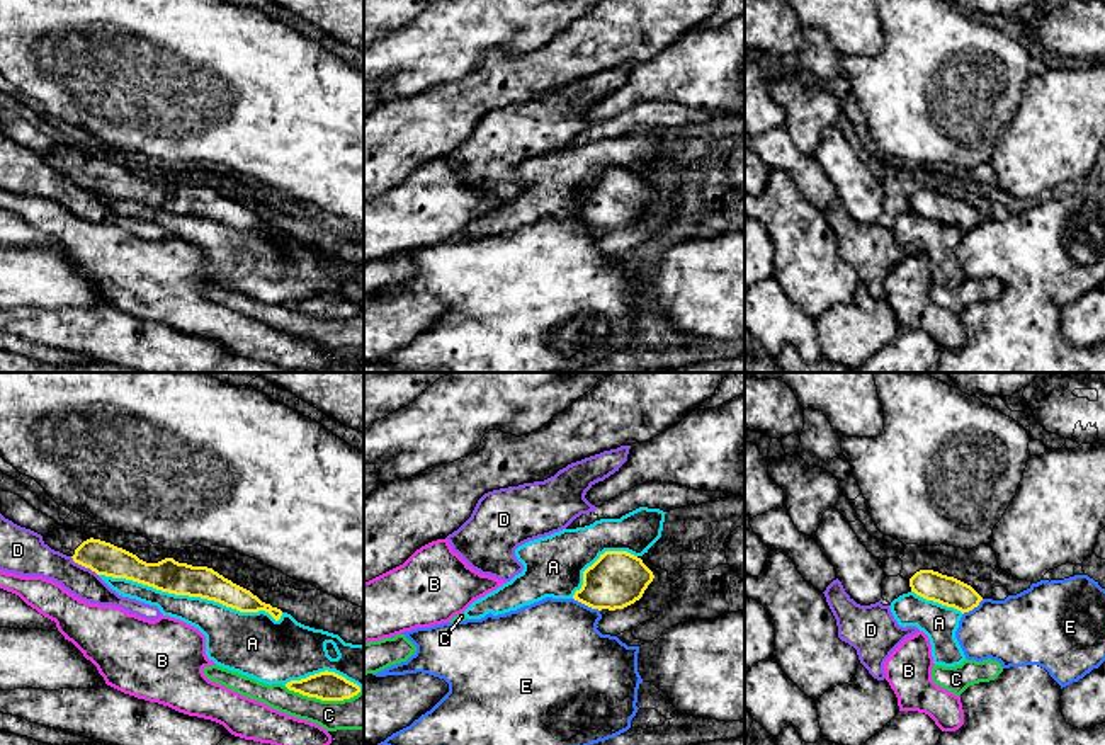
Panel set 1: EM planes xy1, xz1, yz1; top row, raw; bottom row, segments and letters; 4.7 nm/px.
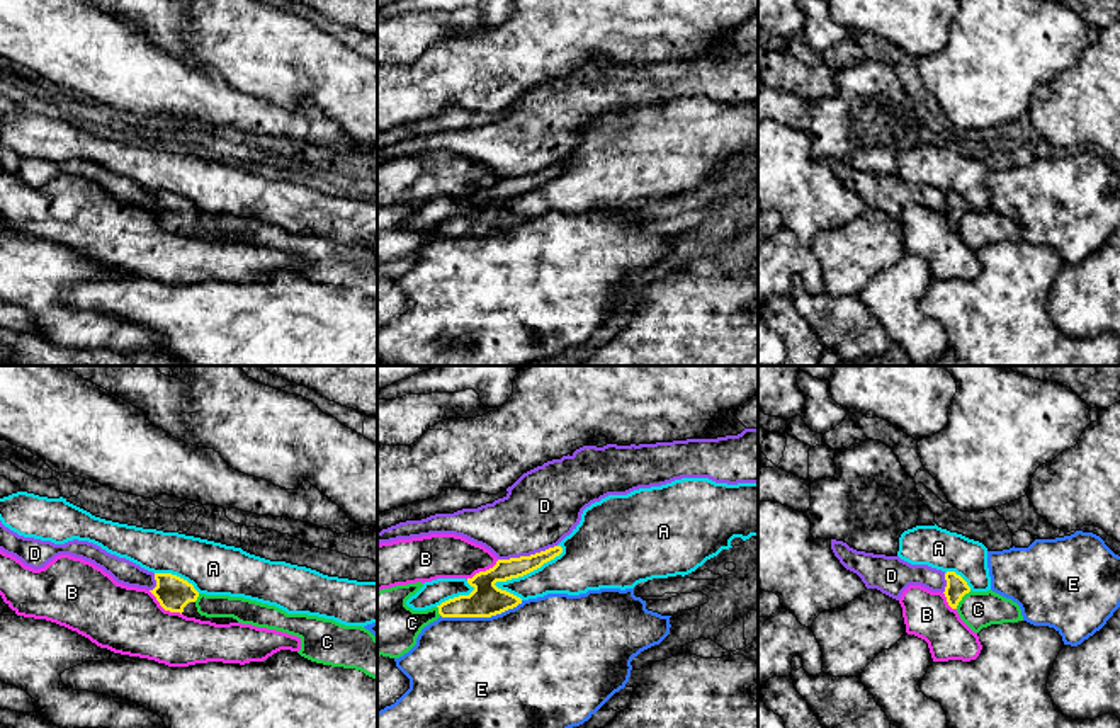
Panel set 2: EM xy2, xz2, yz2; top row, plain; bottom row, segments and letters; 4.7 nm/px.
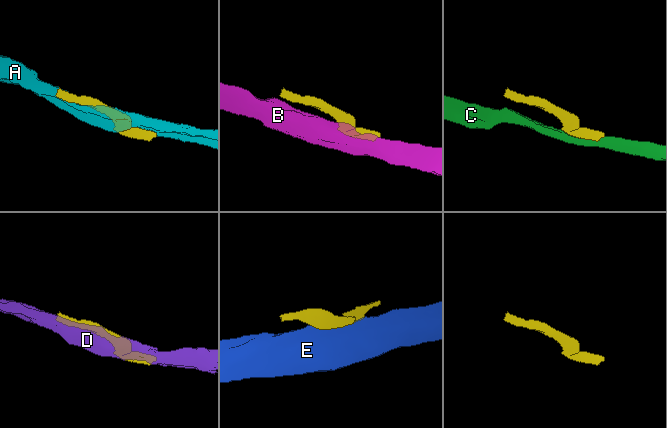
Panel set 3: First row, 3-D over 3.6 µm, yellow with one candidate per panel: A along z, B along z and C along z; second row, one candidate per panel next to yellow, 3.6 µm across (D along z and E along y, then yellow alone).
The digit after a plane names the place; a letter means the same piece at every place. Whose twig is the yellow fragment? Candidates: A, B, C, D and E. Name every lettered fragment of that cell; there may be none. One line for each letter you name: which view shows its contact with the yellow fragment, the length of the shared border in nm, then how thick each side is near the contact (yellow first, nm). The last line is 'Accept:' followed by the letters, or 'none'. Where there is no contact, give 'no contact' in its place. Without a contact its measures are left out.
Accept: none

